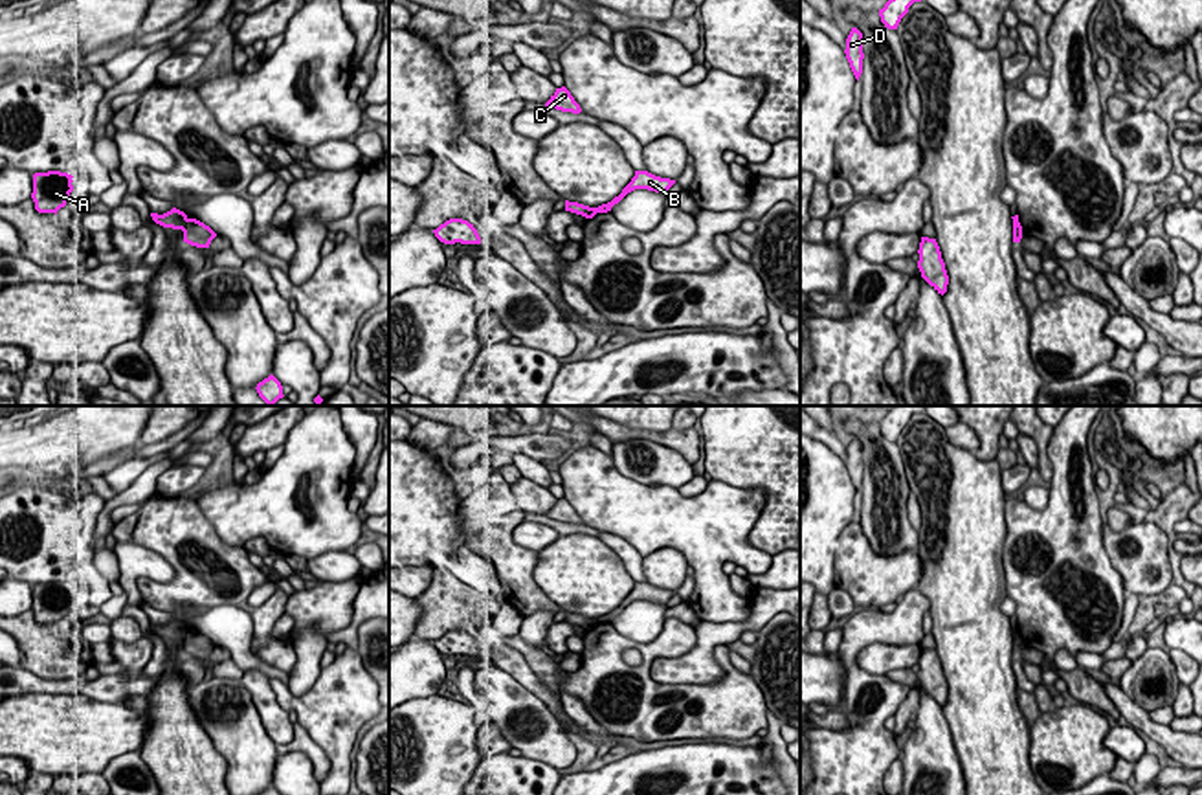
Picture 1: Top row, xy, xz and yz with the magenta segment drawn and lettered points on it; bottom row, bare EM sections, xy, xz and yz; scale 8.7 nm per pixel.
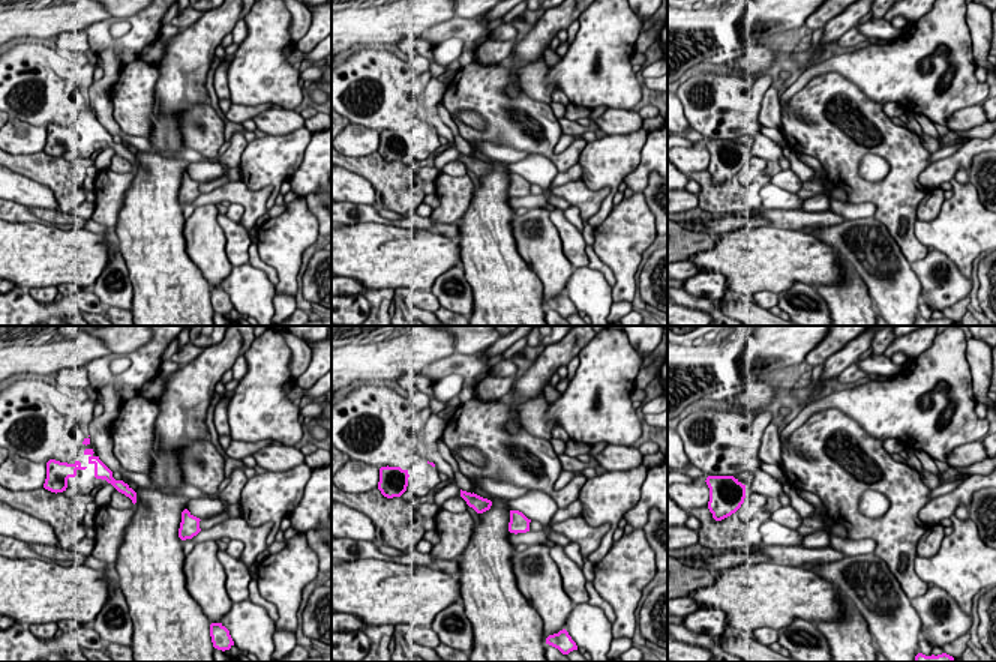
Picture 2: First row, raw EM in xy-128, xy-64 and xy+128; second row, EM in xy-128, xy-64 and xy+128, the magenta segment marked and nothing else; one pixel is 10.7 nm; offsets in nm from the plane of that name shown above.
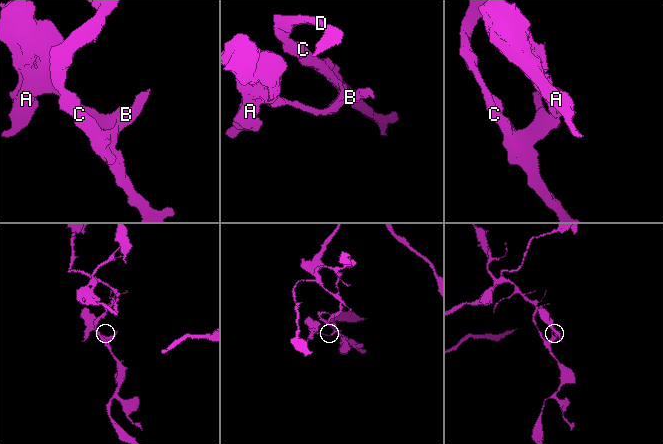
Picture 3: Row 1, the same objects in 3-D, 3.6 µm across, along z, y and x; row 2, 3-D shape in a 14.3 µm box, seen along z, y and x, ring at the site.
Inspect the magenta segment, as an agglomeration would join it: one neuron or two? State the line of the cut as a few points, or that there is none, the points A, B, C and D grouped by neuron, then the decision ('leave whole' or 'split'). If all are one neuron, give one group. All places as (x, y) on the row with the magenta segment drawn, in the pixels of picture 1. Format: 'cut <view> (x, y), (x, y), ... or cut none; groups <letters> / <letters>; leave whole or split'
cut xy (188, 219), (182, 230); groups A / B C D; split

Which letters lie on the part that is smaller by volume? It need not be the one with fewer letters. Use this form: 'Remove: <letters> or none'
Remove: A

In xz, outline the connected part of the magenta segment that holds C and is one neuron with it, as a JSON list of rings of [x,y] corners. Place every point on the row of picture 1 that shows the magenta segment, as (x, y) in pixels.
[[[565,86],[556,88],[556,92],[551,95],[545,106],[551,106],[562,112],[573,112],[573,114],[582,112],[580,105],[574,101],[574,97],[571,95],[571,92]]]

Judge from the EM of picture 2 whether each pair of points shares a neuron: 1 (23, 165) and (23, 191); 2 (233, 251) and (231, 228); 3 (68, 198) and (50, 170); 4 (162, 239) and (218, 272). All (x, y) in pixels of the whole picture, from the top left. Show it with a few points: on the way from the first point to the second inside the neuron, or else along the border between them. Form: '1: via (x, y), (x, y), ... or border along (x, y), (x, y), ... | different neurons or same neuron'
1: border along (15, 171), (45, 185), (53, 194) | different neurons
2: via (233, 245), (233, 234) | same neuron
3: via (66, 191), (57, 177) | same neuron
4: border along (185, 218), (185, 252), (207, 281) | different neurons

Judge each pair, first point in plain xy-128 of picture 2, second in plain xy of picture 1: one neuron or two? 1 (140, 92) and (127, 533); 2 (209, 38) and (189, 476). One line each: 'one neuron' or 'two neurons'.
1: one neuron
2: two neurons

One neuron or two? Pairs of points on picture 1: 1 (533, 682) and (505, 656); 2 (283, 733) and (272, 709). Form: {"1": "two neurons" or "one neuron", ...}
{"1": "one neuron", "2": "one neuron"}

